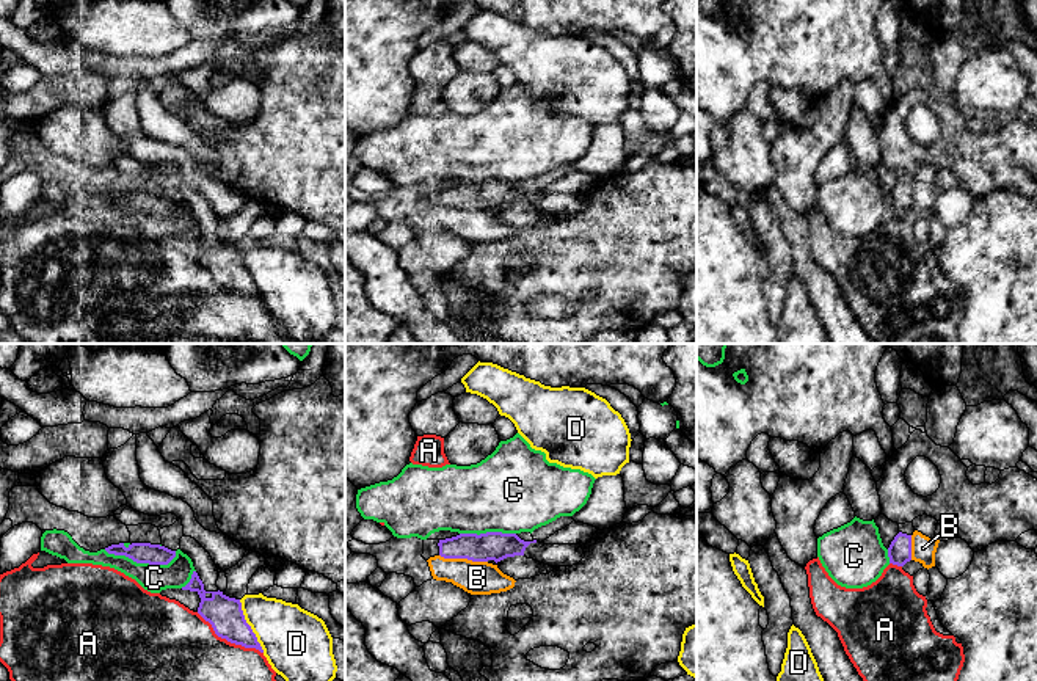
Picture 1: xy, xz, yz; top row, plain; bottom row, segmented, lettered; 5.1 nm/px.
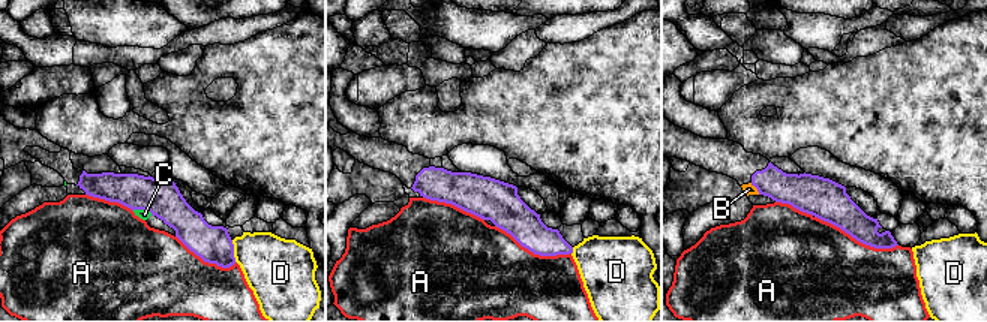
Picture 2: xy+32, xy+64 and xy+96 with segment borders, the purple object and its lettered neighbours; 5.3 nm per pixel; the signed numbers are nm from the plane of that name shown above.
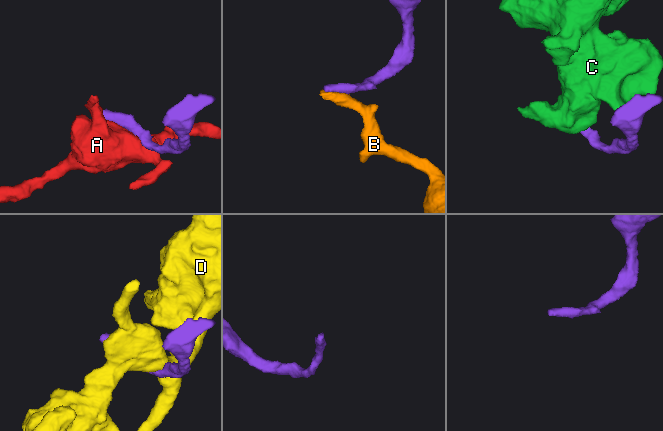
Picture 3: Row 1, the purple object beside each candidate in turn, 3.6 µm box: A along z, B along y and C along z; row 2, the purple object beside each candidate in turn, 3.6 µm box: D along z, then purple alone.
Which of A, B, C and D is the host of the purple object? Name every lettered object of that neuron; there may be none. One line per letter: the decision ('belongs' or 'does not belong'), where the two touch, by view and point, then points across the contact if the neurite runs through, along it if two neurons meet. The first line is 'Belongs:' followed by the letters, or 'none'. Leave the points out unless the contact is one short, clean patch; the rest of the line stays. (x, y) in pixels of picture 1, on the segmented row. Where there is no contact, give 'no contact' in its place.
Belongs: none
A: does not belong; contact xy (228, 640)
B: does not belong; contact xz (463, 557); border xz (440, 554), (487, 562)
C: does not belong; contact xy (140, 562)
D: does not belong; contact xy (250, 626)

